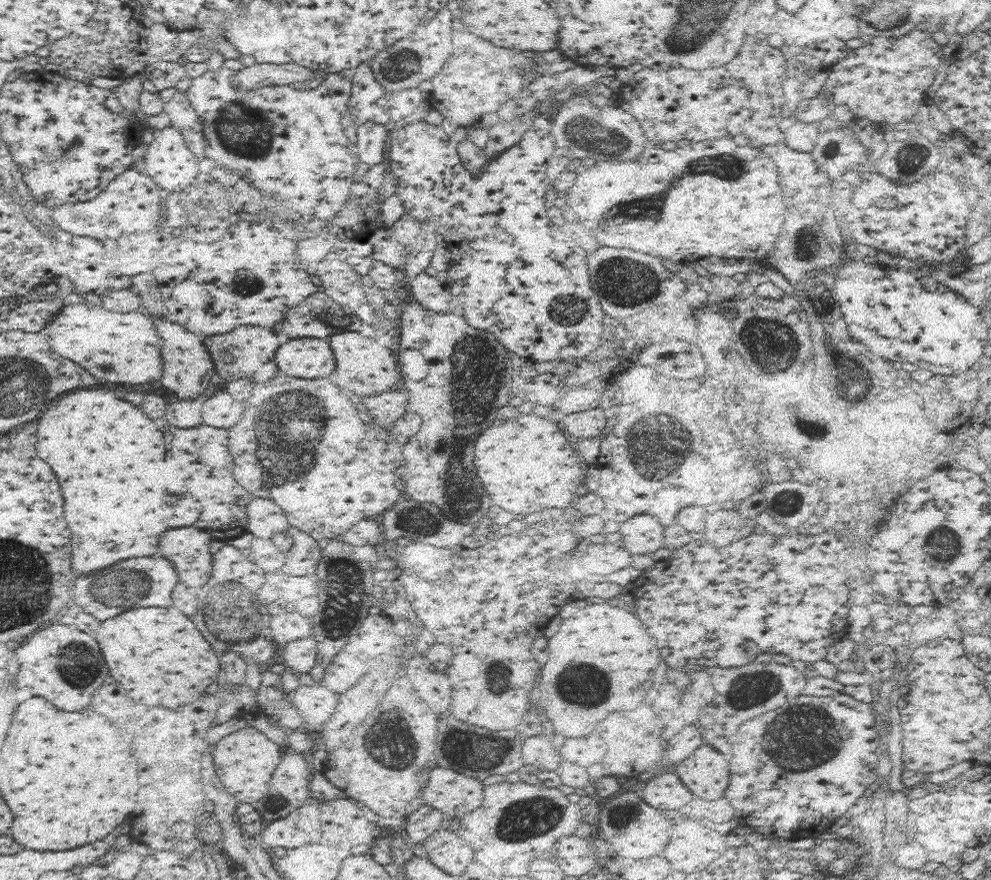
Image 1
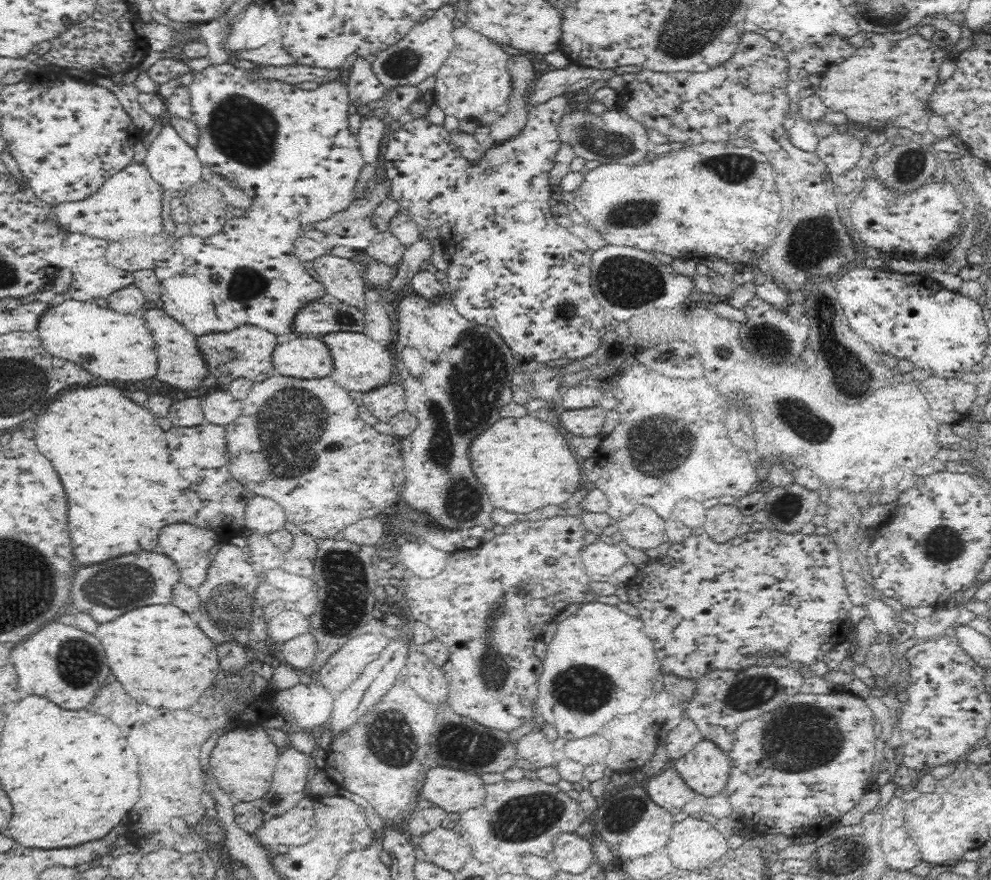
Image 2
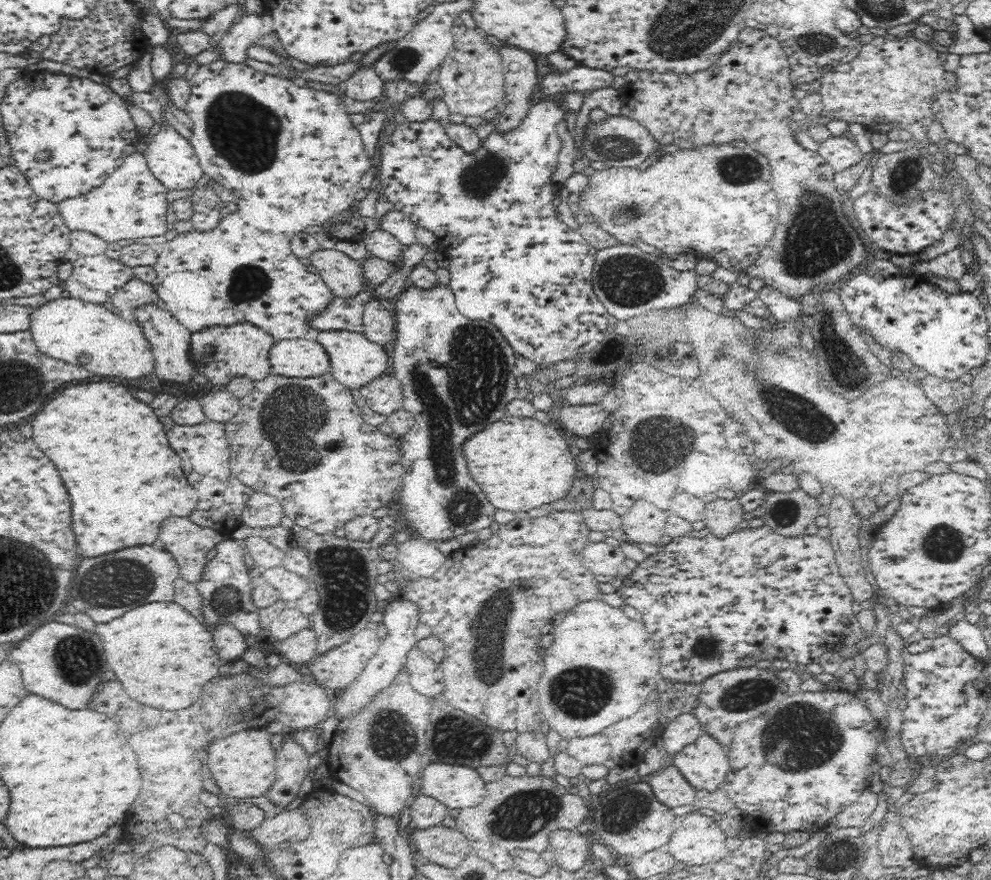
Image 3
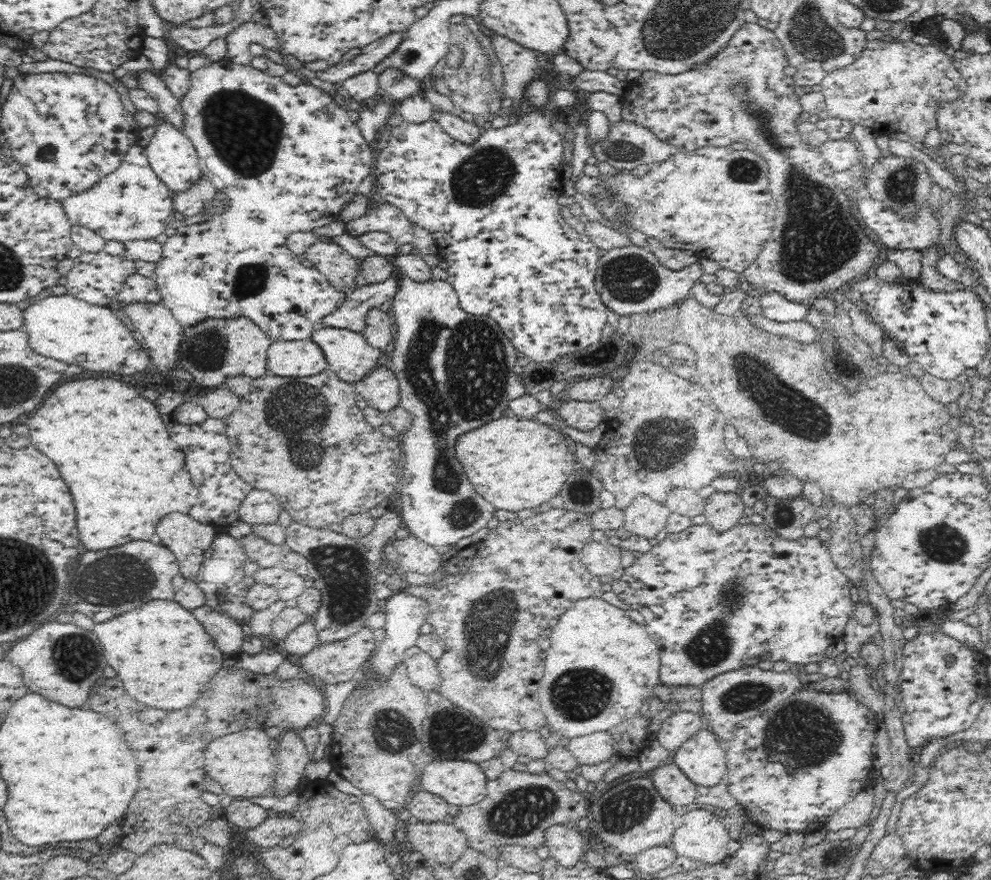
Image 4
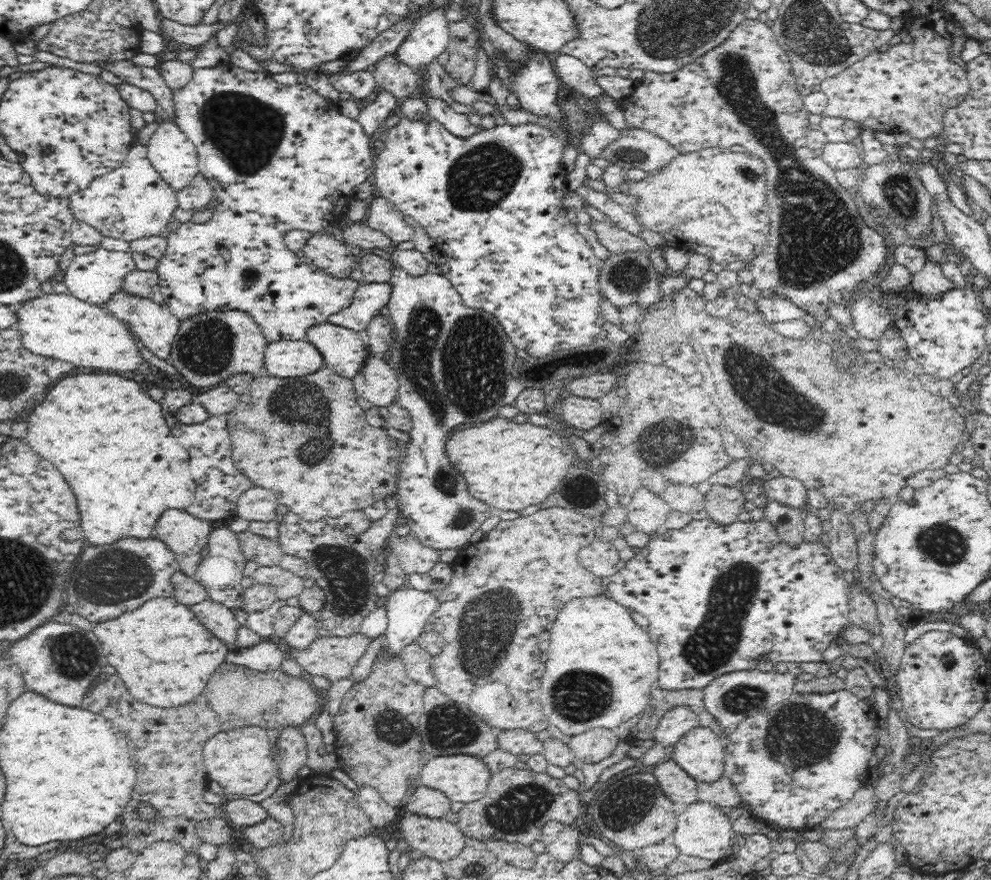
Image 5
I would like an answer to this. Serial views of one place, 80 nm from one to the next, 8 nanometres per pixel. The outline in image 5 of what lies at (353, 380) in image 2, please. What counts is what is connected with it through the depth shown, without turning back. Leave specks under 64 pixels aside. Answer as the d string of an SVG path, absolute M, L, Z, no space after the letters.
M334 324L310 328L306 340L318 349L325 367L347 380L353 380L372 354L363 335Z

